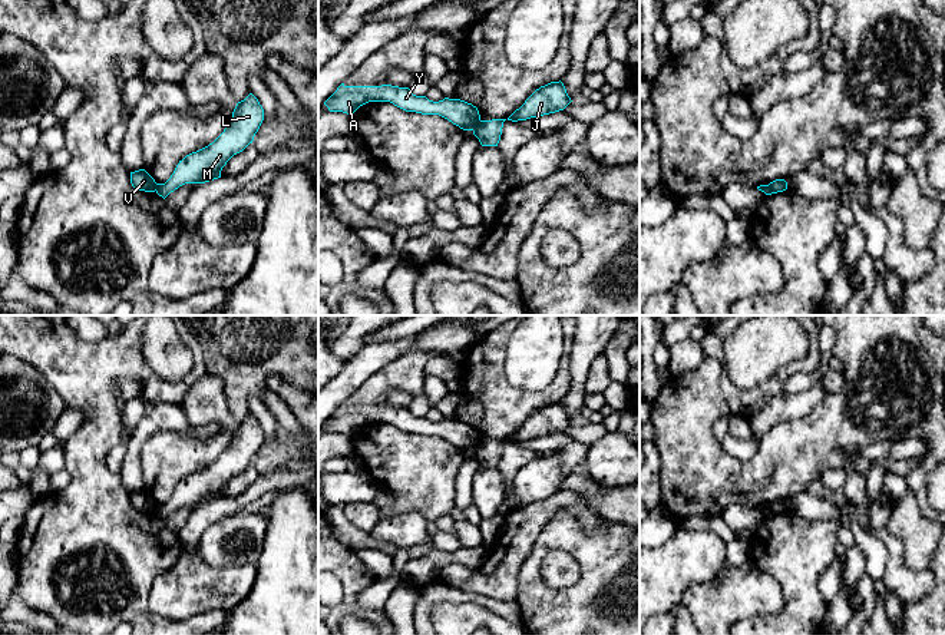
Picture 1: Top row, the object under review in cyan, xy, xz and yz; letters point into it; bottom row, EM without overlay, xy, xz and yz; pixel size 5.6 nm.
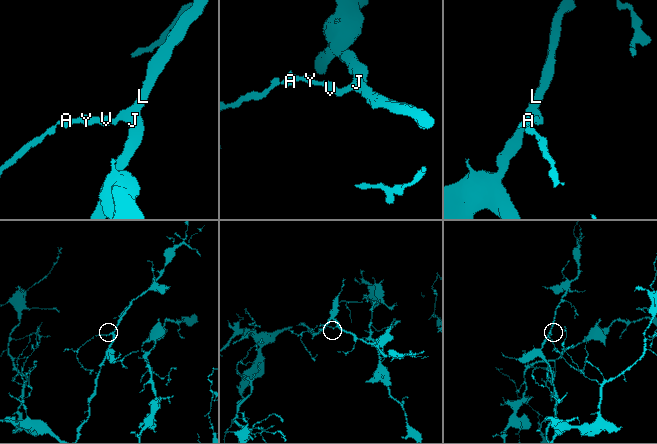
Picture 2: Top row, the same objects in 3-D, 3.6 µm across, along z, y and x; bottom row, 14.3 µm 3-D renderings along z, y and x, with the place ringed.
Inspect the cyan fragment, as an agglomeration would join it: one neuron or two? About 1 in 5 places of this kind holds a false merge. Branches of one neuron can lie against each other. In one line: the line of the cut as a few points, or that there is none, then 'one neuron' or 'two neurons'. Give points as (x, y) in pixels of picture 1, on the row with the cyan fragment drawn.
xz (481, 121), (472, 129) | two neurons

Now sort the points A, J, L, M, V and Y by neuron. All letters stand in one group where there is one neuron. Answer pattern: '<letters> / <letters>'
A V Y / J L M

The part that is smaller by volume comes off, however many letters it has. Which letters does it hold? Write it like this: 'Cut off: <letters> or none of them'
Cut off: A, V, Y

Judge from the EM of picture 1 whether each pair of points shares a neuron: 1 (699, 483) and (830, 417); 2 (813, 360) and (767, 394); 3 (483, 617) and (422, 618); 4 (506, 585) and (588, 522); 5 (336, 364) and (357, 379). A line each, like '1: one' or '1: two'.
1: one
2: one
3: two
4: one
5: two

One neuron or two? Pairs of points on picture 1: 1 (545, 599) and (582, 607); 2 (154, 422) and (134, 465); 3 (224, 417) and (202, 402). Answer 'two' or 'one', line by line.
1: one
2: one
3: one

